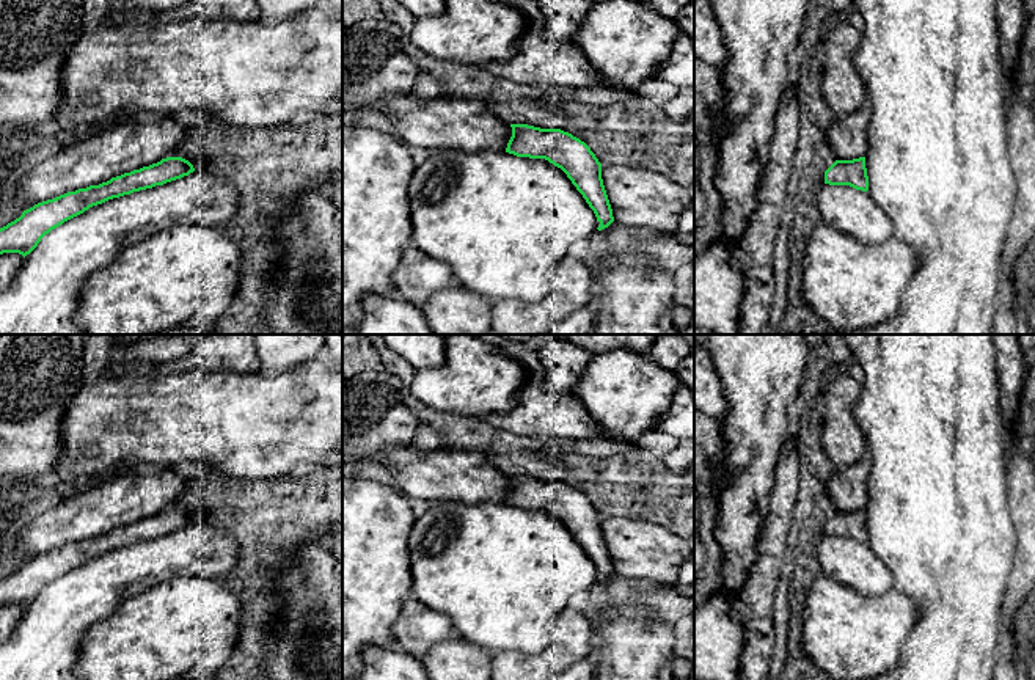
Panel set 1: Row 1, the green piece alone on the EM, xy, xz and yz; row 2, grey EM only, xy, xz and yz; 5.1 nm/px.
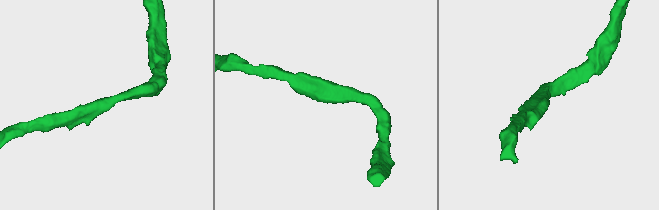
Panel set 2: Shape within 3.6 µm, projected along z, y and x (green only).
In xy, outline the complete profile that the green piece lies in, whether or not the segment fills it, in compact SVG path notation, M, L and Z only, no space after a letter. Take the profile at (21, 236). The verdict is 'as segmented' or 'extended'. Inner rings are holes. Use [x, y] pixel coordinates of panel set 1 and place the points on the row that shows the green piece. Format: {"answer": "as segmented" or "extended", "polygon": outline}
{"answer": "extended", "polygon": "M204 113L171 115L146 121L110 122L82 140L64 140L58 151L25 171L13 190L22 215L0 228L0 254L30 254L41 239L93 206L133 192L163 185L195 171L182 157L170 154L195 129L212 124Z"}

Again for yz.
{"answer": "extended", "polygon": "M869 104L831 122L825 140L836 162L825 171L825 184L850 185L862 192L869 190L865 155L869 151L870 122L872 112Z"}

